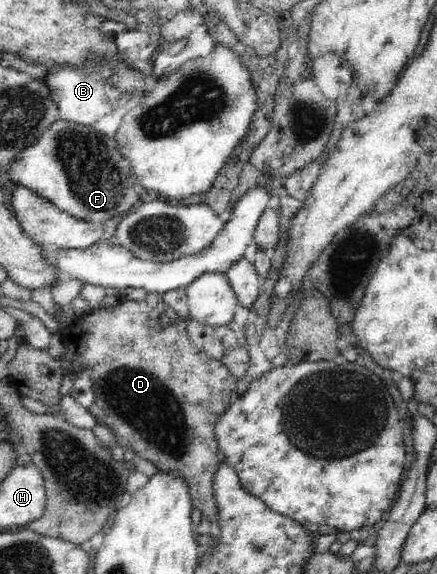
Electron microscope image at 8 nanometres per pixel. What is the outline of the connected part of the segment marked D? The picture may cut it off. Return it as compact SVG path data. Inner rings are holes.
M148 293L140 301L123 298L114 306L91 310L86 315L78 316L62 335L66 346L58 361L64 375L75 376L85 368L90 370L95 400L88 410L95 417L96 424L111 428L121 448L131 448L137 456L149 460L158 469L183 476L189 485L192 505L214 524L217 520L217 503L213 481L219 464L215 424L231 406L238 379L232 377L231 371L220 360L207 356L206 352L191 345L186 321L167 305L164 294ZM162 312L170 316L167 328L157 323Z

